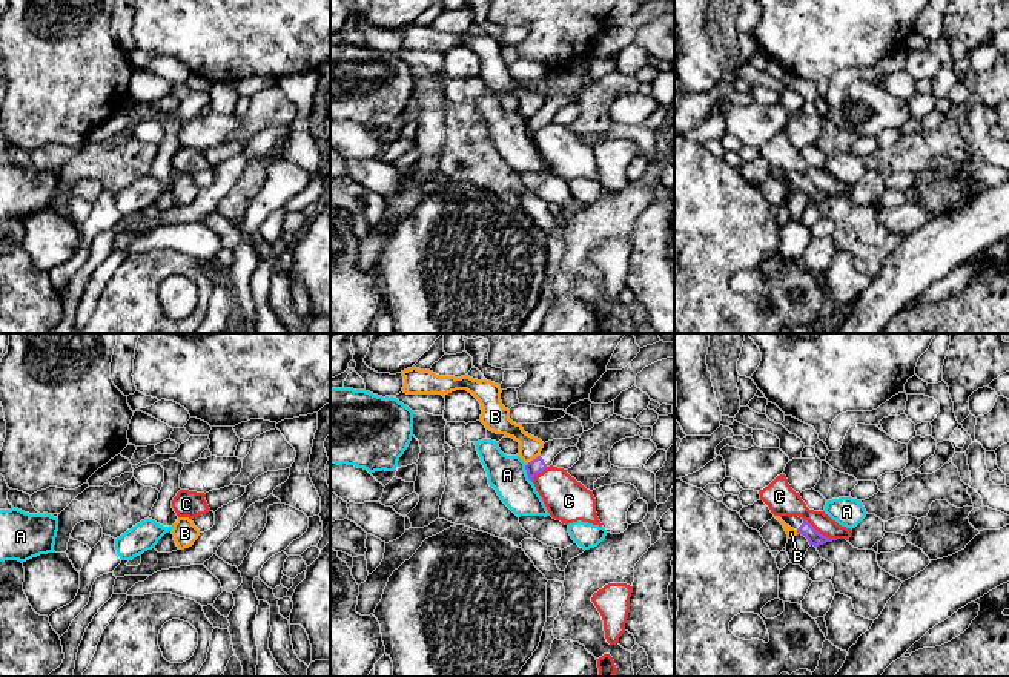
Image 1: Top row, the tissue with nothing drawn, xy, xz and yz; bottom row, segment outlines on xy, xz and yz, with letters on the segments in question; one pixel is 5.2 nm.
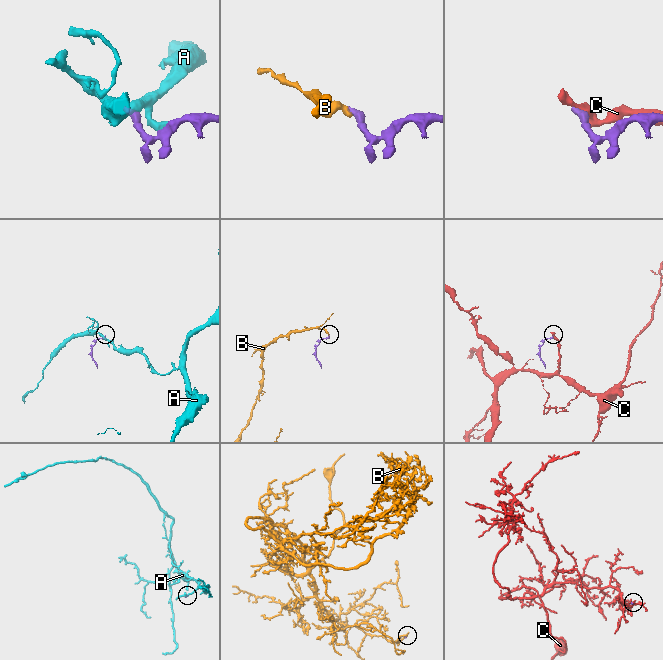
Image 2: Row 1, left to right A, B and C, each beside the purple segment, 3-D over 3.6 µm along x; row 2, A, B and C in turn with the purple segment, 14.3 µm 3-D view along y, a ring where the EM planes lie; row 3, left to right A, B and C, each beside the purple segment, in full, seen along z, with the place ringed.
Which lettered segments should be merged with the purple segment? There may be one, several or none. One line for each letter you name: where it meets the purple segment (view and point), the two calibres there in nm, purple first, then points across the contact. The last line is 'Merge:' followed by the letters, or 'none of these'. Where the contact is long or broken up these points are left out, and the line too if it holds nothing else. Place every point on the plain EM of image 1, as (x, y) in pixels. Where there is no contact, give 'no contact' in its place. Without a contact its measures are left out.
Merge: none of these

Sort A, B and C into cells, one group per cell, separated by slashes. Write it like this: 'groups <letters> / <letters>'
groups A / B / C

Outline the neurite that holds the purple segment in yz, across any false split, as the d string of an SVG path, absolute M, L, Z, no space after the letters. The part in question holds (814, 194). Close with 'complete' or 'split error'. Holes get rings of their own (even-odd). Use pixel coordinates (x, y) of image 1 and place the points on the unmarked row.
M780 172L780 175L794 184L799 190L805 192L809 198L809 201L819 203L826 198L832 198L835 195L829 195L823 190L820 190L808 177L799 173L799 172Z; split error

